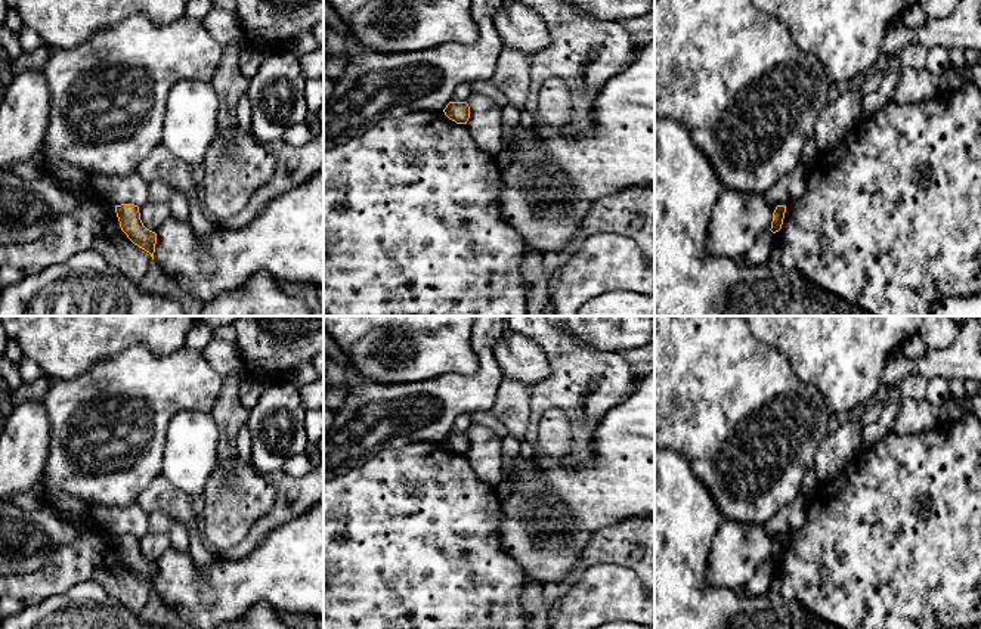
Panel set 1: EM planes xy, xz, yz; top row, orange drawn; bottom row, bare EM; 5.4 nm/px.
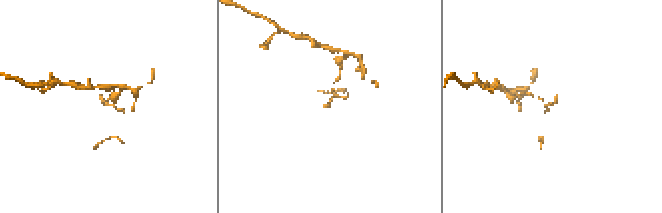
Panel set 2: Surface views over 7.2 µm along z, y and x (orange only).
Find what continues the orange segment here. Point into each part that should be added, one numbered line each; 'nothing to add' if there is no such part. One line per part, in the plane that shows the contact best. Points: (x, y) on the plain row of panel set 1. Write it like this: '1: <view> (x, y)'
nothing to add

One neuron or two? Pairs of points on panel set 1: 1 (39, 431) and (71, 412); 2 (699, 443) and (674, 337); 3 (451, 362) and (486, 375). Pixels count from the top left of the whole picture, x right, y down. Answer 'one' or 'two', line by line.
1: two
2: one
3: two

